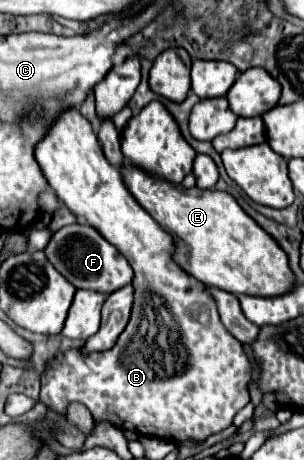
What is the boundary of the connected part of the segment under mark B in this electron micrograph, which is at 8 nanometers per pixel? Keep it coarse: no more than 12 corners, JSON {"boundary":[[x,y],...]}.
{"boundary":[[64,111],[36,145],[58,199],[134,269],[116,345],[58,355],[42,403],[200,443],[252,363],[172,235]]}

